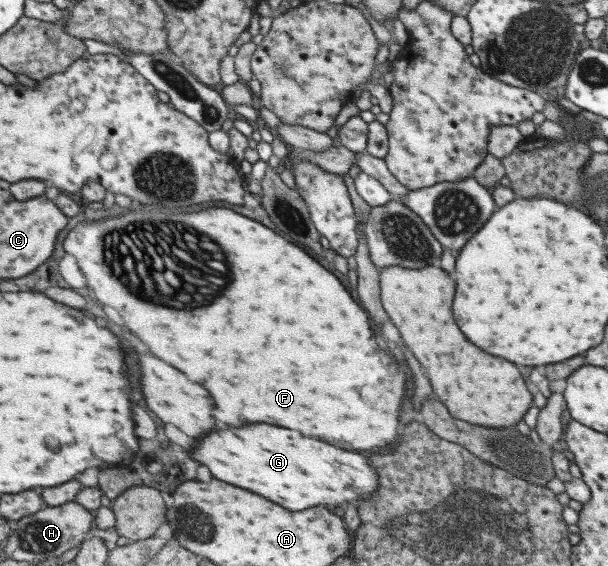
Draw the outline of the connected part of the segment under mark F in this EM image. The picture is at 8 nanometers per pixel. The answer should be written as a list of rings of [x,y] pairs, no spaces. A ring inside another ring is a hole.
[[[142,207],[140,211],[130,211],[126,215],[118,215],[106,221],[79,223],[66,234],[62,248],[78,263],[94,297],[100,303],[116,309],[122,321],[126,323],[126,327],[138,335],[138,339],[152,351],[152,355],[156,355],[158,359],[166,361],[168,365],[172,365],[174,369],[182,373],[186,373],[186,369],[202,369],[202,371],[206,369],[208,371],[208,375],[202,379],[202,387],[214,399],[212,417],[216,421],[222,421],[230,427],[246,425],[246,423],[282,425],[286,429],[296,429],[306,437],[318,437],[320,441],[338,445],[340,449],[348,449],[348,451],[370,451],[374,447],[385,449],[399,440],[402,424],[398,421],[398,415],[400,415],[400,405],[404,401],[404,387],[406,387],[406,377],[402,375],[400,367],[394,361],[390,361],[386,353],[380,353],[374,341],[370,323],[368,323],[368,315],[364,311],[360,313],[358,303],[352,301],[352,297],[342,287],[342,283],[332,273],[328,273],[324,267],[320,267],[314,259],[310,259],[302,249],[288,243],[286,239],[270,231],[268,227],[250,218],[246,219],[230,209],[222,209],[222,207],[204,209],[198,213],[168,213],[166,209]]]

